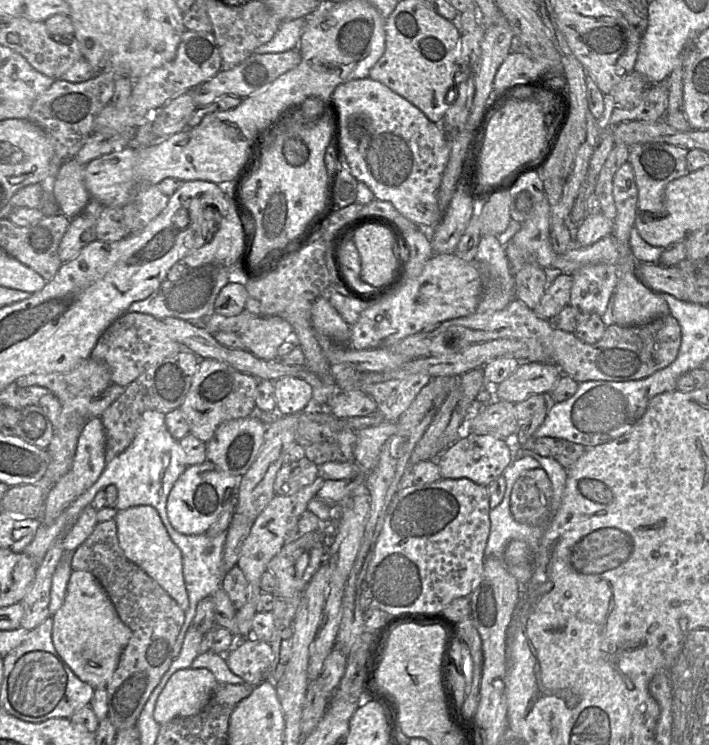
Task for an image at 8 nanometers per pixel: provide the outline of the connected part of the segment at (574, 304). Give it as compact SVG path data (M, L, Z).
M609 264L585 265L573 273L572 276L573 284L569 305L575 311L576 321L578 323L584 321L593 314L602 317L606 311L608 301L617 285L616 266Z

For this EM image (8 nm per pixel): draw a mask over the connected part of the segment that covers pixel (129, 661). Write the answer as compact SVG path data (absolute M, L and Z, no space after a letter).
M114 519L96 524L90 536L74 551L71 568L72 570L88 571L100 582L119 618L131 630L131 637L120 655L111 679L106 684L106 691L108 717L115 729L132 727L137 723L150 694L173 661L173 647L184 623L185 612L155 580L125 557L118 543Z

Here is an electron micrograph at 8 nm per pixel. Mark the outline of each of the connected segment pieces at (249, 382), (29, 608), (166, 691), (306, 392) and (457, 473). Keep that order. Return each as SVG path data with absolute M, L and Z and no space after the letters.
M199 359L188 394L179 407L189 424L190 434L207 443L223 422L254 415L259 381L226 363L214 359Z
M59 534L36 569L35 578L24 598L19 602L24 614L21 628L32 630L50 617L49 603L53 573L64 553L65 534Z
M184 668L172 674L159 694L153 716L162 725L174 718L196 715L209 703L217 680L206 668Z
M284 376L275 380L274 392L280 416L300 414L313 403L312 387L300 377Z
M471 432L467 436L450 444L436 459L440 475L443 479L467 478L478 485L488 486L492 481L501 476L511 462L511 441L496 437L491 434L476 434Z

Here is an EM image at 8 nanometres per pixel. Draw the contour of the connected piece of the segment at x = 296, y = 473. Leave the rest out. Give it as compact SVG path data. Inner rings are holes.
M307 457L290 464L283 464L274 481L274 492L291 496L312 484L318 476L318 466Z

